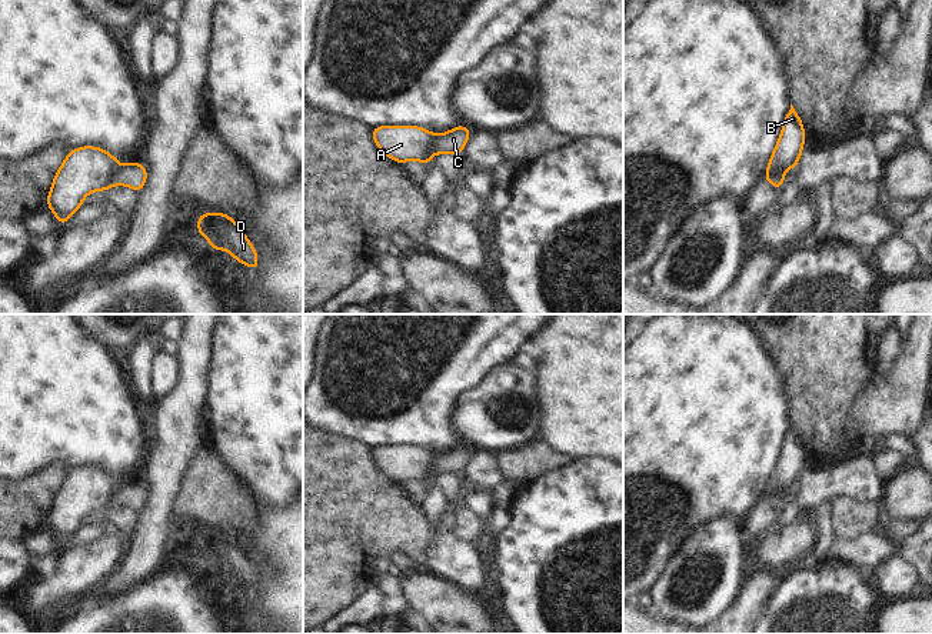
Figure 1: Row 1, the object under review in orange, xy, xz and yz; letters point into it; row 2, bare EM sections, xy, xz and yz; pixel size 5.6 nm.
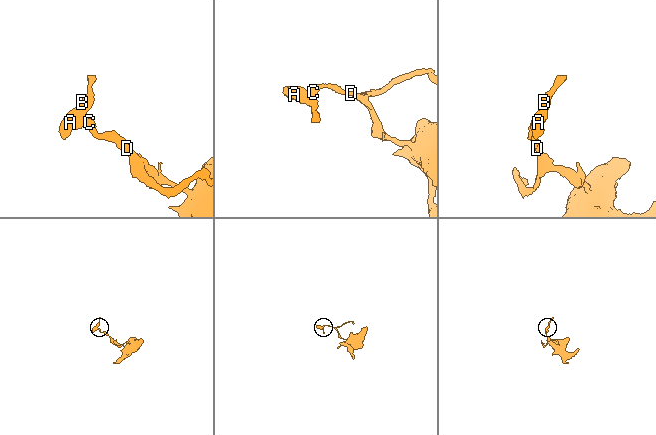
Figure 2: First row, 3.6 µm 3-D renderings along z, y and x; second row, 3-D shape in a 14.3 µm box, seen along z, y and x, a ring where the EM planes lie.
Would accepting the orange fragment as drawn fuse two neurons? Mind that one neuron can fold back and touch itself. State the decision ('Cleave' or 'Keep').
Cleave.

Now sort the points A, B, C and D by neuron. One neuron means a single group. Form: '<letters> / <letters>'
A B / C D

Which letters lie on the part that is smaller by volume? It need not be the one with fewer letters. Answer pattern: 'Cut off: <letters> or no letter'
Cut off: A, B

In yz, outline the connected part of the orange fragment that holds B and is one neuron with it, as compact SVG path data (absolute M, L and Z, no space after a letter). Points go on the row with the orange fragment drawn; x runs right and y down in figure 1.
M790 104L790 110L783 120L778 144L769 158L763 177L769 181L773 173L785 174L788 170L793 168L800 158L805 140L806 136L802 120Z

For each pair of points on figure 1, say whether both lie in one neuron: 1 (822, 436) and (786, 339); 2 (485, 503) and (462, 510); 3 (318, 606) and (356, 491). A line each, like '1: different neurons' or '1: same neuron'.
1: same neuron
2: different neurons
3: same neuron

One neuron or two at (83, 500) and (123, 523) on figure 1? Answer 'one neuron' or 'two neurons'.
one neuron

